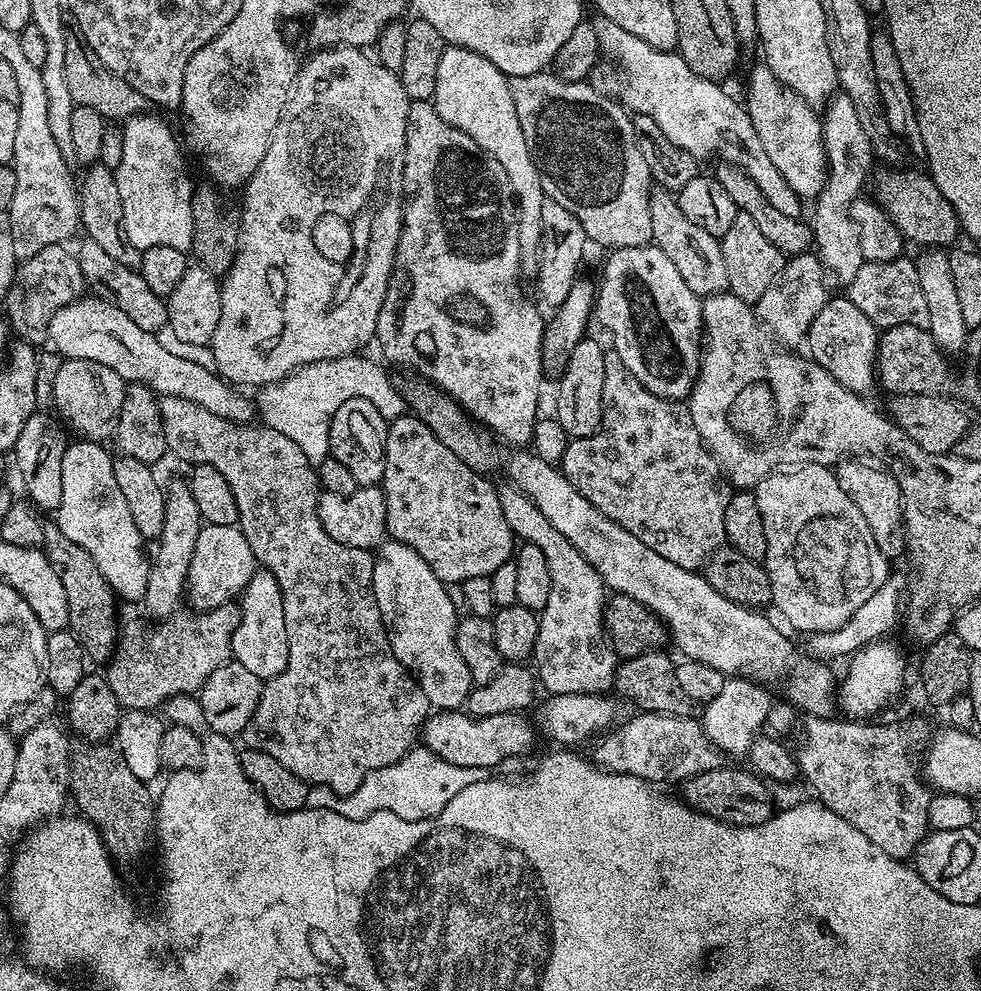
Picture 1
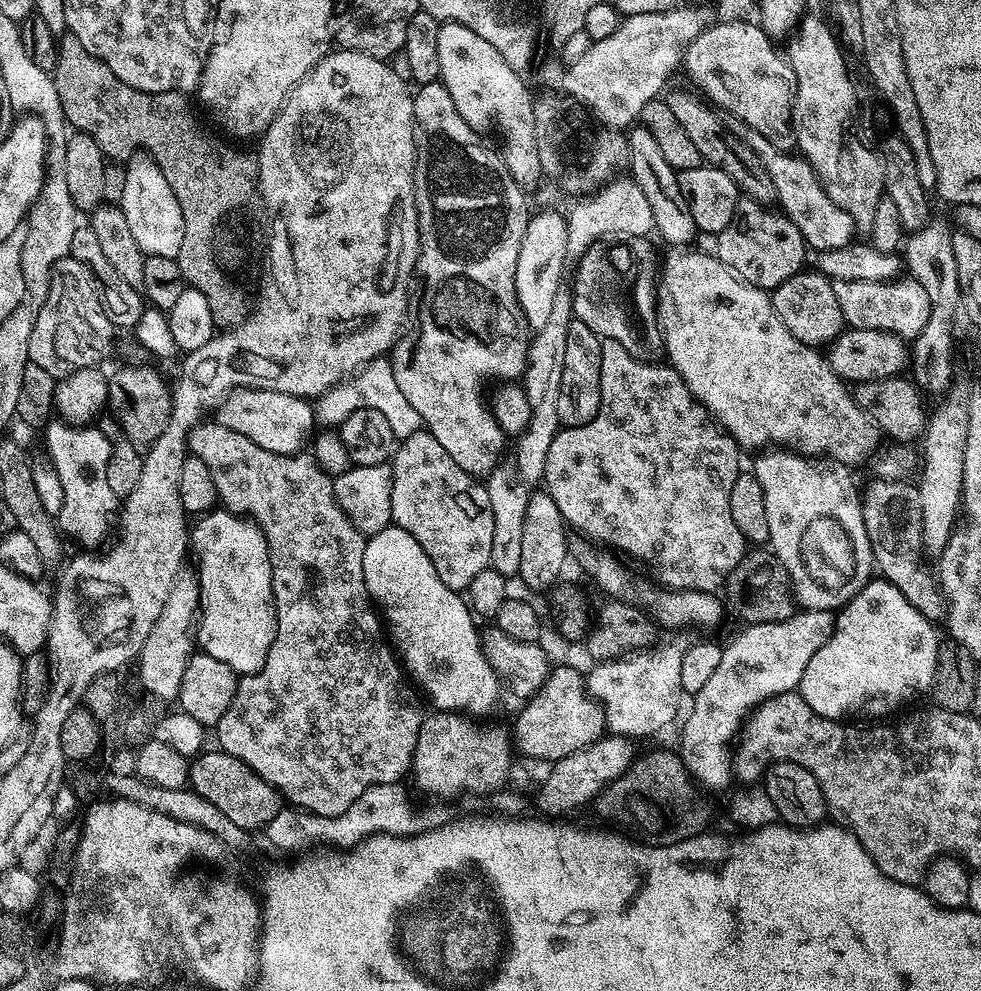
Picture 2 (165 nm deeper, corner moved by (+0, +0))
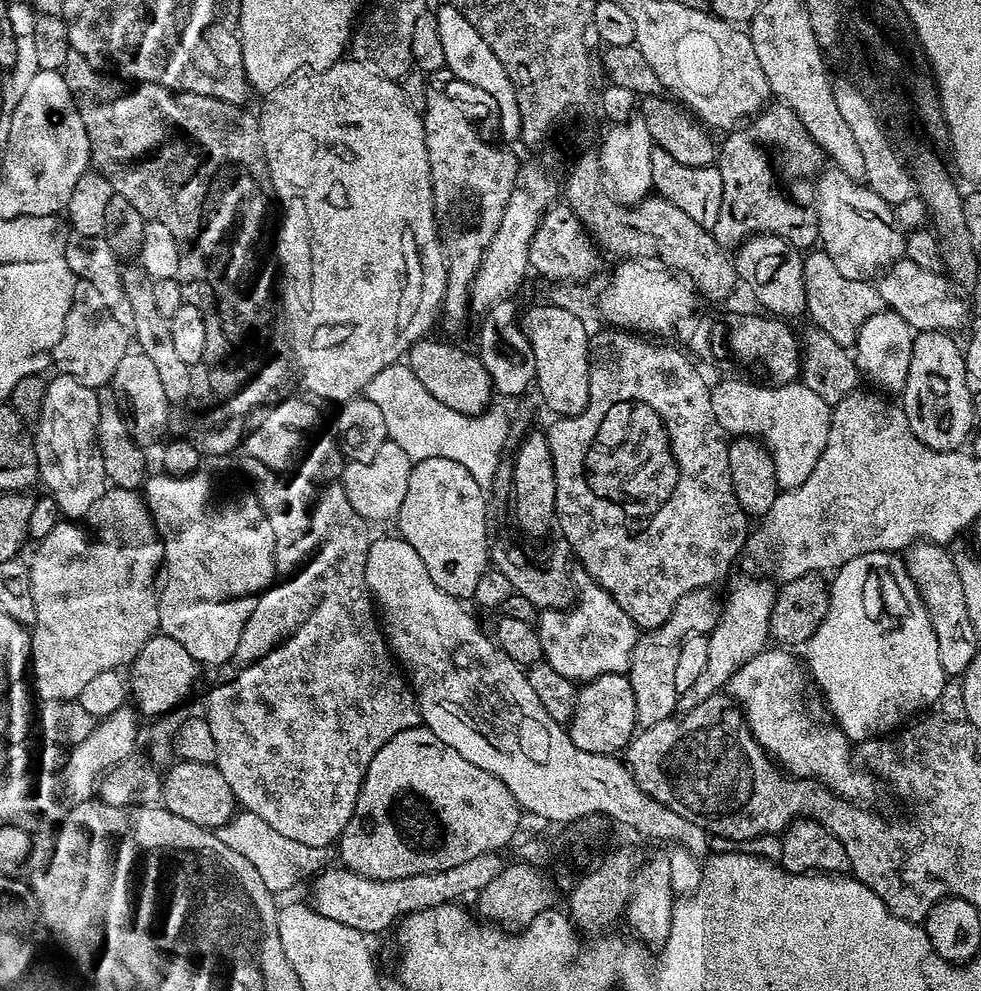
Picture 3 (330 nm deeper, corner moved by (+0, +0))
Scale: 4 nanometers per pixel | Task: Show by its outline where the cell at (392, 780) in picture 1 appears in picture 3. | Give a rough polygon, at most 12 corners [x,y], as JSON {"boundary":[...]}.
{"boundary":[[237,811],[218,834],[273,894],[319,873],[325,849]]}

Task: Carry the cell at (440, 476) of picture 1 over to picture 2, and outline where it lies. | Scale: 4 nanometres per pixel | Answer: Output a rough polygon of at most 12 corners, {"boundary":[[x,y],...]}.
{"boundary":[[421,430],[390,457],[392,524],[446,586],[490,567],[490,494]]}

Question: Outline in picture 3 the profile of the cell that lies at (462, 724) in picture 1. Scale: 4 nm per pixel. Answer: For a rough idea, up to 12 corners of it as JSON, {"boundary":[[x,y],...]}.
{"boundary":[[625,673],[579,685],[570,721],[578,750],[610,756],[637,731]]}

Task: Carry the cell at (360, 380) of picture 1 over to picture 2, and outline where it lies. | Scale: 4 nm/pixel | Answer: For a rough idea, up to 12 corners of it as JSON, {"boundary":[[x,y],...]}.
{"boundary":[[391,359],[370,361],[319,397],[318,420],[339,426],[369,408],[397,441],[421,431]]}

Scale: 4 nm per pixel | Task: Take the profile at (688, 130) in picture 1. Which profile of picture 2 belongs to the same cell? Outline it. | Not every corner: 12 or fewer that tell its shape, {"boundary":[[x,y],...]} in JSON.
{"boundary":[[744,128],[784,215],[817,253],[847,248],[855,222],[803,155]]}

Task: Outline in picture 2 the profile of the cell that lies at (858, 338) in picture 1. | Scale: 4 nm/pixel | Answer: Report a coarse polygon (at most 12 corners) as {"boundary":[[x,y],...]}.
{"boundary":[[819,270],[770,295],[798,342],[827,346],[845,331],[832,281]]}

